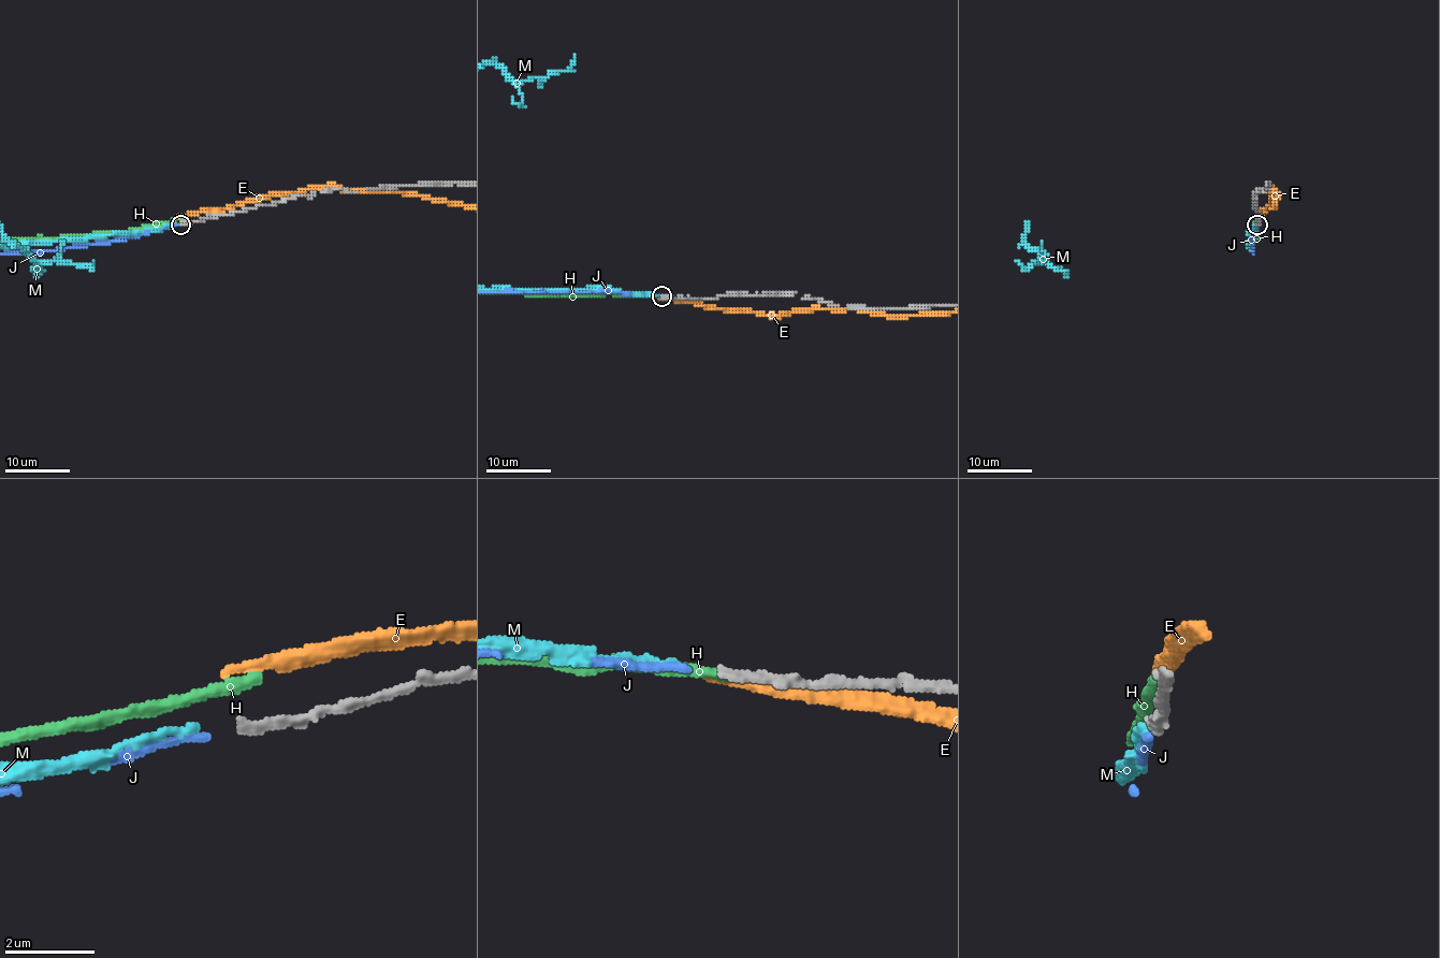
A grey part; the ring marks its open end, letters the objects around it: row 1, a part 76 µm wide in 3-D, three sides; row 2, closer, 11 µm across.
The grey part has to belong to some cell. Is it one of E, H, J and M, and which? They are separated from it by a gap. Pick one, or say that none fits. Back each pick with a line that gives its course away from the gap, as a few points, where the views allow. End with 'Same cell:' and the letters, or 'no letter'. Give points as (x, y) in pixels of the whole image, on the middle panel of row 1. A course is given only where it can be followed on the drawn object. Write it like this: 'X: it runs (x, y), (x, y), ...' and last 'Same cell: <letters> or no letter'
Same cell: J

